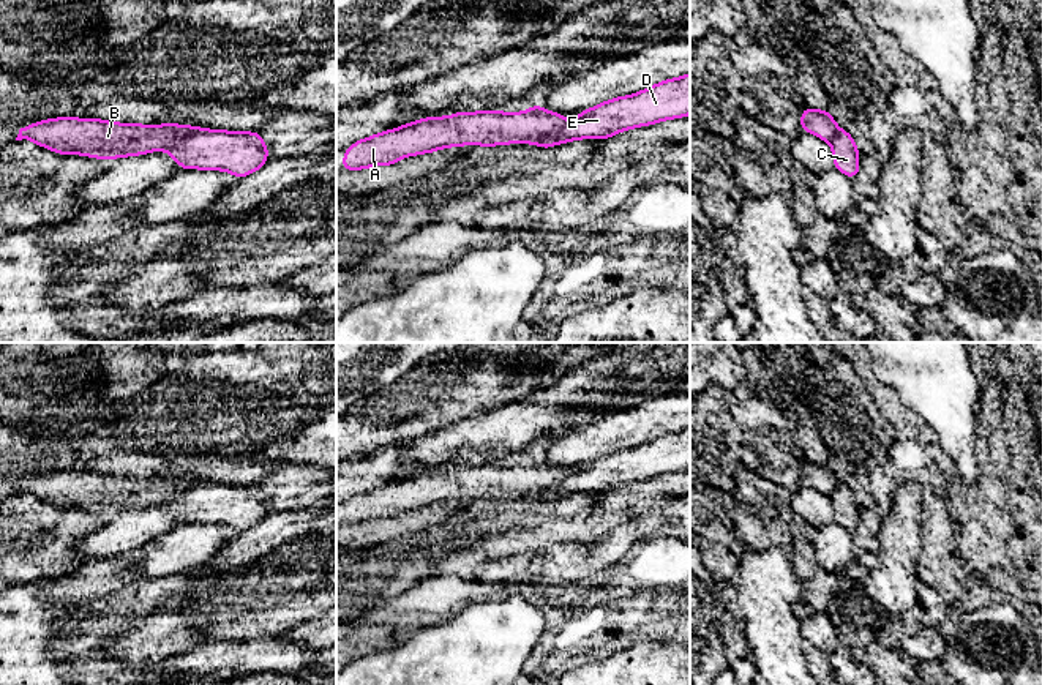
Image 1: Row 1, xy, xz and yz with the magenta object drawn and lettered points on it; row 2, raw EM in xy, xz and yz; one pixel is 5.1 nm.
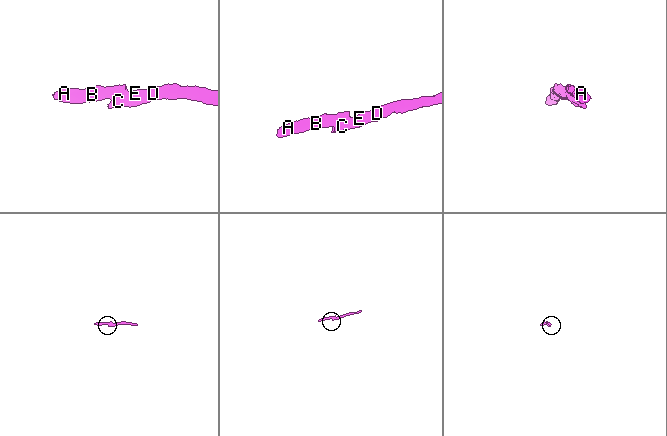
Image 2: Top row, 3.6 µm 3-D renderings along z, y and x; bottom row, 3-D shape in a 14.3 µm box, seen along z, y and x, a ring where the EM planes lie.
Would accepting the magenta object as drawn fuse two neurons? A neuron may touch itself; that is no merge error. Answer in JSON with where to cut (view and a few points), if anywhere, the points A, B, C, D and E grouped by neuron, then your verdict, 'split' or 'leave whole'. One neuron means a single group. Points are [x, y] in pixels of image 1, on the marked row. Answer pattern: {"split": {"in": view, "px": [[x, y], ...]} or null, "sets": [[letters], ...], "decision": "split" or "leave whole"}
{"split": {"in": "xz", "px": [[569, 123], [547, 131], [531, 142]]}, "sets": [["A", "B"], ["C", "D", "E"]], "decision": "split"}

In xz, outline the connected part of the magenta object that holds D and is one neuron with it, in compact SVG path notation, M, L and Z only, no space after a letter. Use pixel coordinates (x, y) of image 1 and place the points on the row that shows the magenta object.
M690 73L666 79L643 92L611 98L595 107L584 109L564 128L557 128L532 142L542 148L578 139L608 139L628 131L690 114Z

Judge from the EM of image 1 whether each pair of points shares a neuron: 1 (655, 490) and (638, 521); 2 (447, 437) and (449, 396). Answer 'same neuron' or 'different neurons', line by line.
1: different neurons
2: different neurons

